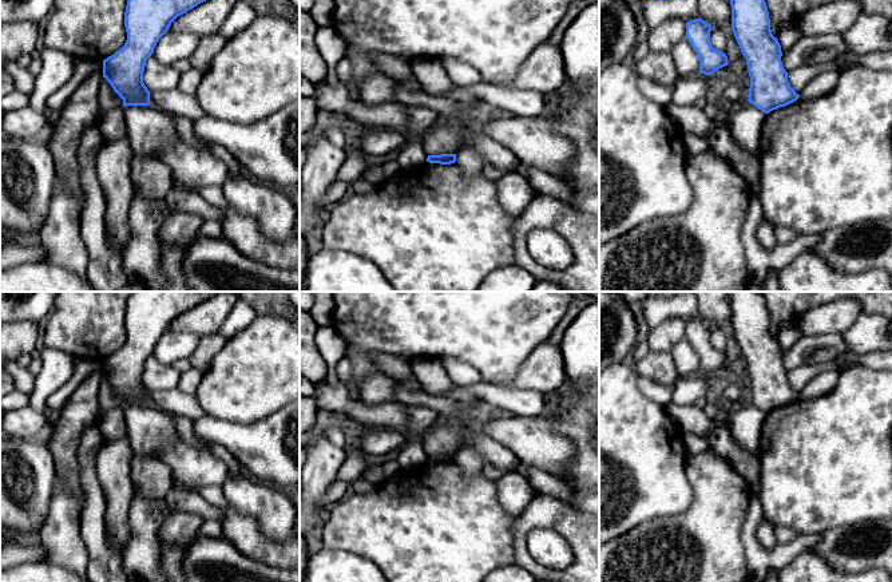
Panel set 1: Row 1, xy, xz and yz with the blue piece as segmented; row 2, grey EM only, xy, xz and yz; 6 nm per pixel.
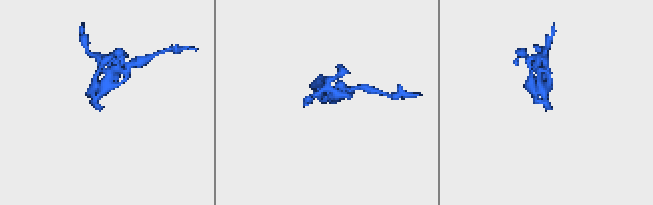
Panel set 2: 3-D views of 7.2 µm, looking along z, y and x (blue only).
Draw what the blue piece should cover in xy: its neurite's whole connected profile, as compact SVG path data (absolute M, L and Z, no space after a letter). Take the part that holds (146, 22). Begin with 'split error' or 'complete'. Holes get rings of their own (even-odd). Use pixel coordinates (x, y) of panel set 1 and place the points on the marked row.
complete; M127 0L124 27L127 40L114 55L103 60L103 78L123 99L123 106L148 106L150 91L143 83L147 59L154 54L159 39L169 31L171 23L181 15L206 0Z

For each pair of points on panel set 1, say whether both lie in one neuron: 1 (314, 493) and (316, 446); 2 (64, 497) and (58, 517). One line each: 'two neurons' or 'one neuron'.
1: one neuron
2: one neuron

